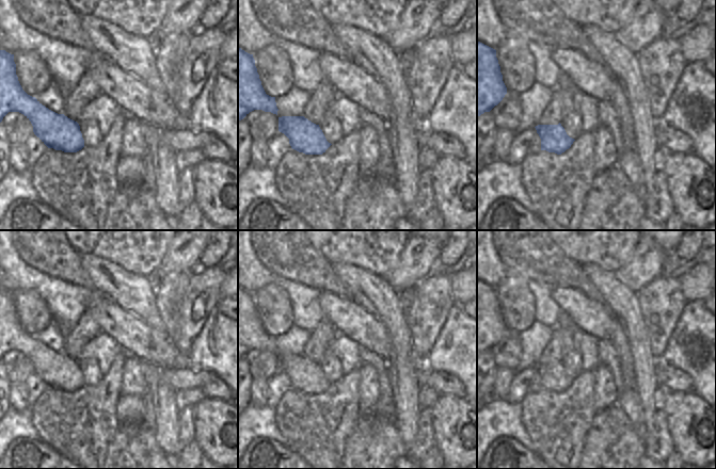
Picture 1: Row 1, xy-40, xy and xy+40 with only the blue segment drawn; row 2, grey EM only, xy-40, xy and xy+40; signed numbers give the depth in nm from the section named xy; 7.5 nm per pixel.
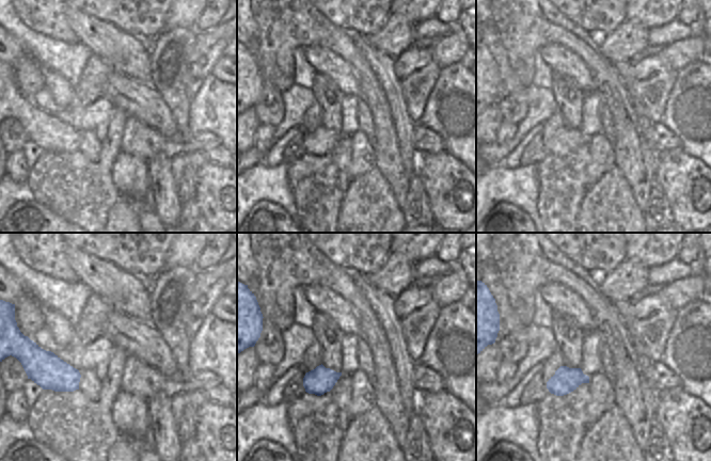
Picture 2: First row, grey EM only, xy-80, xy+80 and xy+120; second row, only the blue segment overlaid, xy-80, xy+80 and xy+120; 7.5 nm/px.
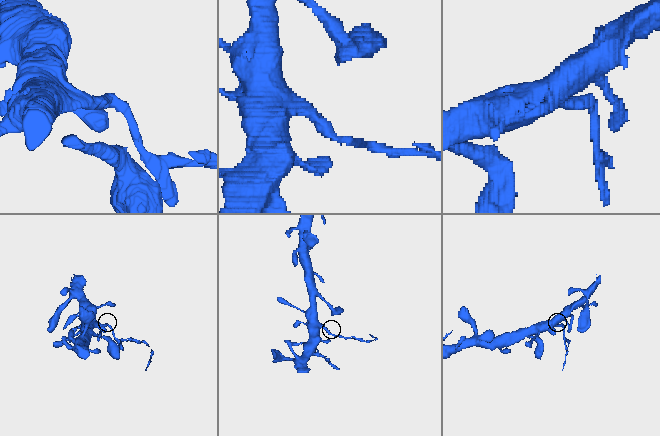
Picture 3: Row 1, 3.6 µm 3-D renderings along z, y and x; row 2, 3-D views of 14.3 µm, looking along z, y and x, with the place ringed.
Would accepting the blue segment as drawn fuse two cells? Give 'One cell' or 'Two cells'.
Two cells.

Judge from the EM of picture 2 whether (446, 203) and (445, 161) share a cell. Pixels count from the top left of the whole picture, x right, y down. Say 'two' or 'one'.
one

